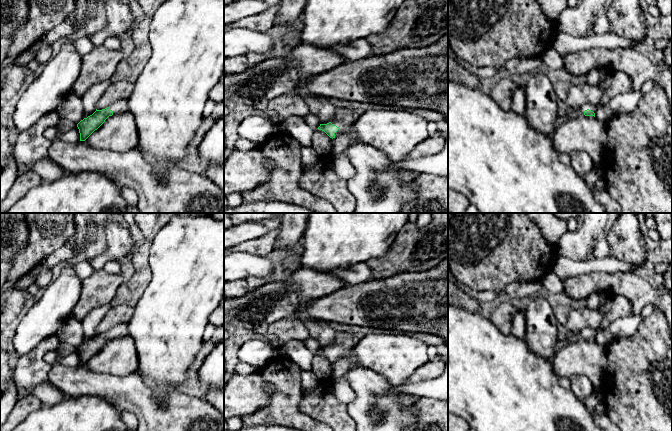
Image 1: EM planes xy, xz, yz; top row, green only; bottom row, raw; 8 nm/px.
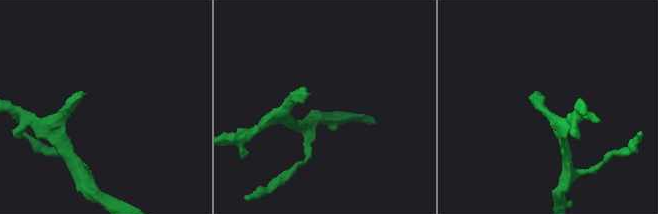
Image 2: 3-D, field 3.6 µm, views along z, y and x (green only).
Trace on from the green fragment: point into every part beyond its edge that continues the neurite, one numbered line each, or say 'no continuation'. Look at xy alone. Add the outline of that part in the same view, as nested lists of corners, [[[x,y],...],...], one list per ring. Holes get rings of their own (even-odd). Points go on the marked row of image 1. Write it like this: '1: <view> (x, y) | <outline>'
1: xy (121, 106) | [[[127,100],[118,101],[110,106],[110,110],[113,111],[113,115],[122,113],[128,110]]]

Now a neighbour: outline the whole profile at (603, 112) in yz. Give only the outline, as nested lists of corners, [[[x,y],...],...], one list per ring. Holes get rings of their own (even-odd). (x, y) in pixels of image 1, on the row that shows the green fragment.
[[[596,105],[595,117],[598,120],[608,122],[613,114],[609,105]]]

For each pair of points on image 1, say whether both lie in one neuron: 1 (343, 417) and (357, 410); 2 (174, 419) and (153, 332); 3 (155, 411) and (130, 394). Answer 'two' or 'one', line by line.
1: two
2: two
3: one

